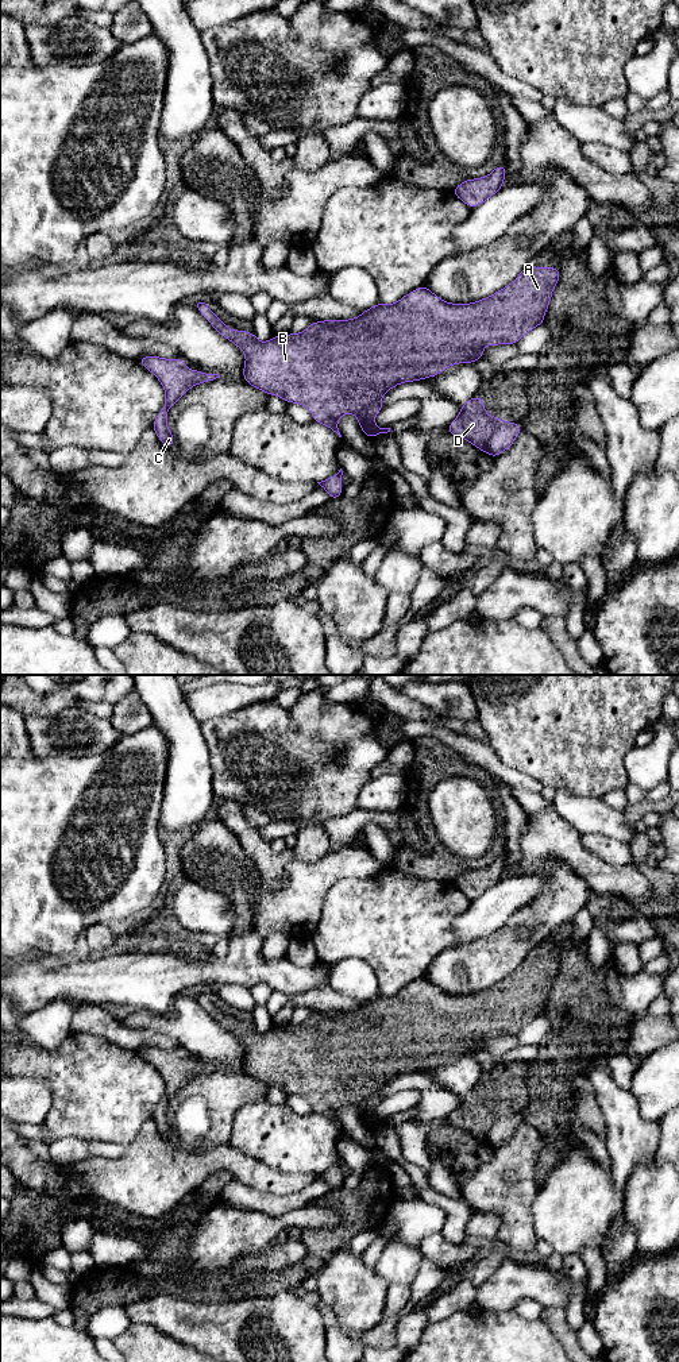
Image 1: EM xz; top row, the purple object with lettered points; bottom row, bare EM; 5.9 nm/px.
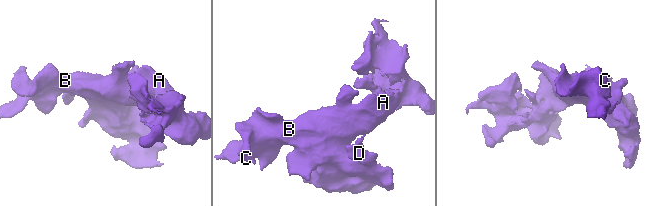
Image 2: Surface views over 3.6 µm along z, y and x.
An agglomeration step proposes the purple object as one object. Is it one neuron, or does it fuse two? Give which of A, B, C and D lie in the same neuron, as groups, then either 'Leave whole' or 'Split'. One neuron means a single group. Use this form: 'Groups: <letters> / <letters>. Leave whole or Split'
Groups: A B C / D. Split

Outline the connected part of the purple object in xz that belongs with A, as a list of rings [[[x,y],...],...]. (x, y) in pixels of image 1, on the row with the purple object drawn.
[[[529,262],[518,277],[508,286],[491,296],[470,304],[452,304],[443,301],[425,285],[408,293],[397,302],[375,304],[364,309],[359,317],[348,320],[313,321],[300,333],[273,336],[261,343],[254,332],[243,329],[231,331],[207,305],[205,300],[194,301],[197,310],[225,339],[238,346],[246,355],[243,379],[267,393],[278,396],[288,404],[301,404],[308,408],[313,421],[320,423],[342,437],[337,420],[348,413],[358,418],[362,432],[373,439],[390,432],[390,428],[378,428],[374,417],[385,408],[381,398],[400,383],[423,381],[439,375],[451,364],[471,363],[483,359],[485,346],[514,346],[524,335],[544,323],[545,312],[552,298],[552,290],[559,282],[559,267],[533,267]]]

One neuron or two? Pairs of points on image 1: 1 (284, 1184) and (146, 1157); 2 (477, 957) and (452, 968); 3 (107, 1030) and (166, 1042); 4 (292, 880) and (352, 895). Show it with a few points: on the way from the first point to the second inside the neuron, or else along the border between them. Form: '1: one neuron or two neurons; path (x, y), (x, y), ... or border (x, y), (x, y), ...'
1: one neuron; path (250, 1170), (236, 1162), (180, 1162)
2: one neuron; path (471, 963), (466, 968), (458, 968)
3: one neuron; path (122, 1036), (127, 1038), (151, 1038)
4: two neurons; border (358, 878), (342, 878), (330, 888), (319, 919)

